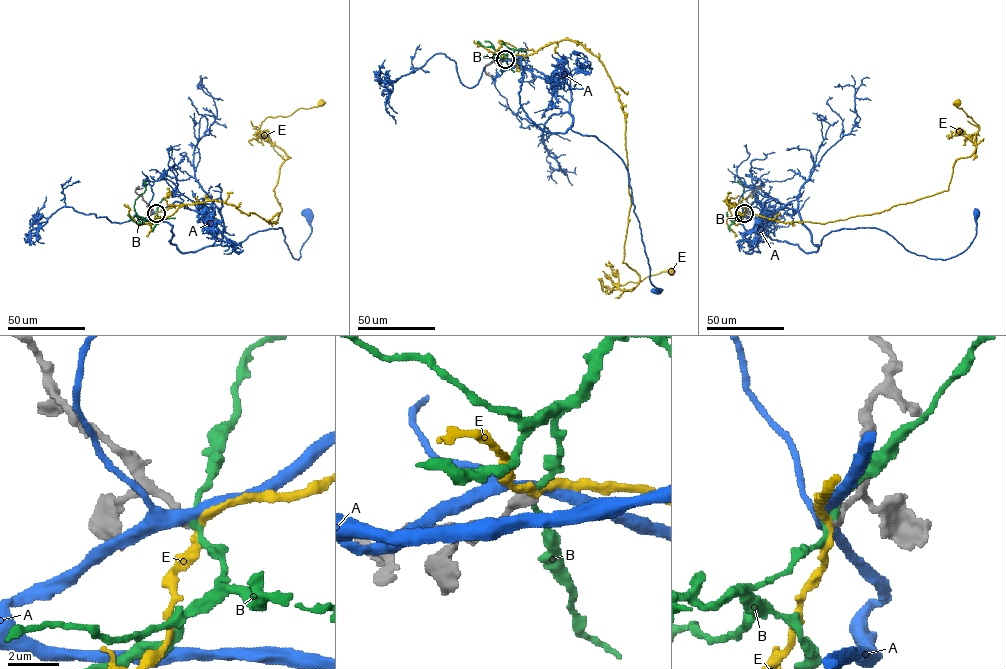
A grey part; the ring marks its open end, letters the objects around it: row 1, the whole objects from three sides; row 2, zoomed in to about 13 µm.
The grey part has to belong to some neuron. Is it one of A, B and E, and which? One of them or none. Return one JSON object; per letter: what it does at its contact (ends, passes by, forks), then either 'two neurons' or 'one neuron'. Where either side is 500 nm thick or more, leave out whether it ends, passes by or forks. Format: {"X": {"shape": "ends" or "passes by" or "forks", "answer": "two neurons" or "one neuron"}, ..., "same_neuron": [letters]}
{"A": {"shape": "passes by", "answer": "two neurons"}, "B": {"shape": "passes by", "answer": "two neurons"}, "E": {"shape": "passes by", "answer": "one neuron"}, "same_neuron": ["E"]}

